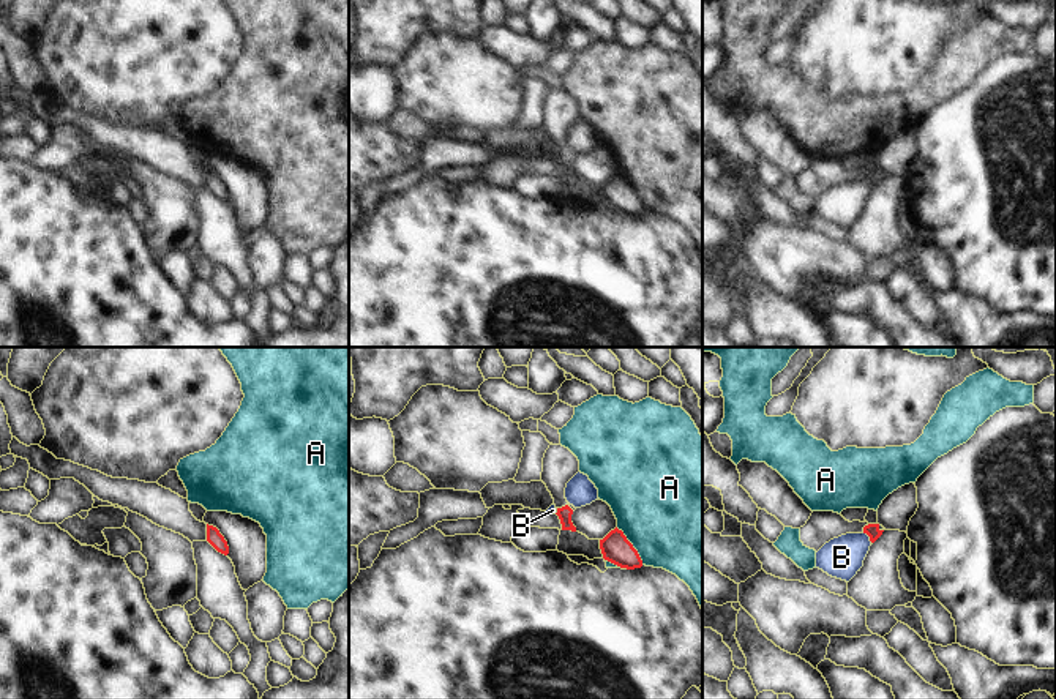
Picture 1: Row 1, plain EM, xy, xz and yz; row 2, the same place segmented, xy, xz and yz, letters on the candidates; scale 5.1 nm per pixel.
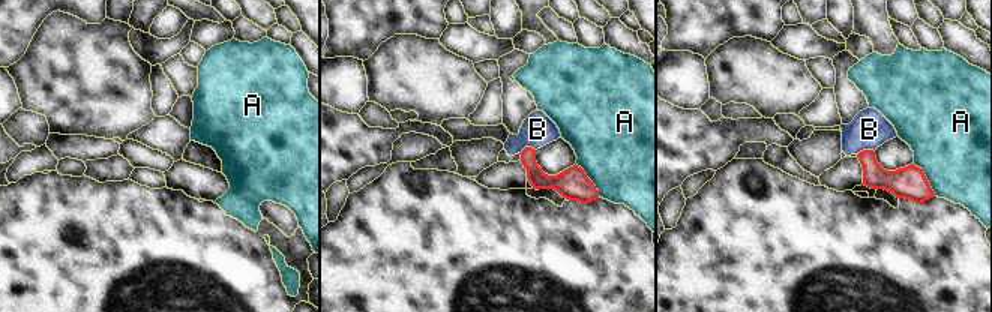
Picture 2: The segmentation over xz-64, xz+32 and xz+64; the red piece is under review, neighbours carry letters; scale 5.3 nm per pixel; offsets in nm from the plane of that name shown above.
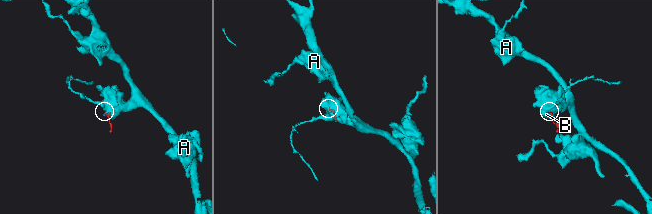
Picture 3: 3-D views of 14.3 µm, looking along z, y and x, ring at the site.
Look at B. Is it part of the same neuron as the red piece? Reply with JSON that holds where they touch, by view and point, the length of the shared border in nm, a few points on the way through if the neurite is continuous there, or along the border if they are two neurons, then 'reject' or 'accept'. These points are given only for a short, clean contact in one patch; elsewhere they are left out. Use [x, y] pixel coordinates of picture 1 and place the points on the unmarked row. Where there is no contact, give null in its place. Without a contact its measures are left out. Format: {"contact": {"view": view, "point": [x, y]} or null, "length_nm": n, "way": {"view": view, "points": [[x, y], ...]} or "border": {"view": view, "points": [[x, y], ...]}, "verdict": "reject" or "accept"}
{"contact": {"view": "yz", "point": [868, 182]}, "length_nm": 80, "border": {"view": "yz", "points": [[862, 179], [872, 188]]}, "verdict": "reject"}

